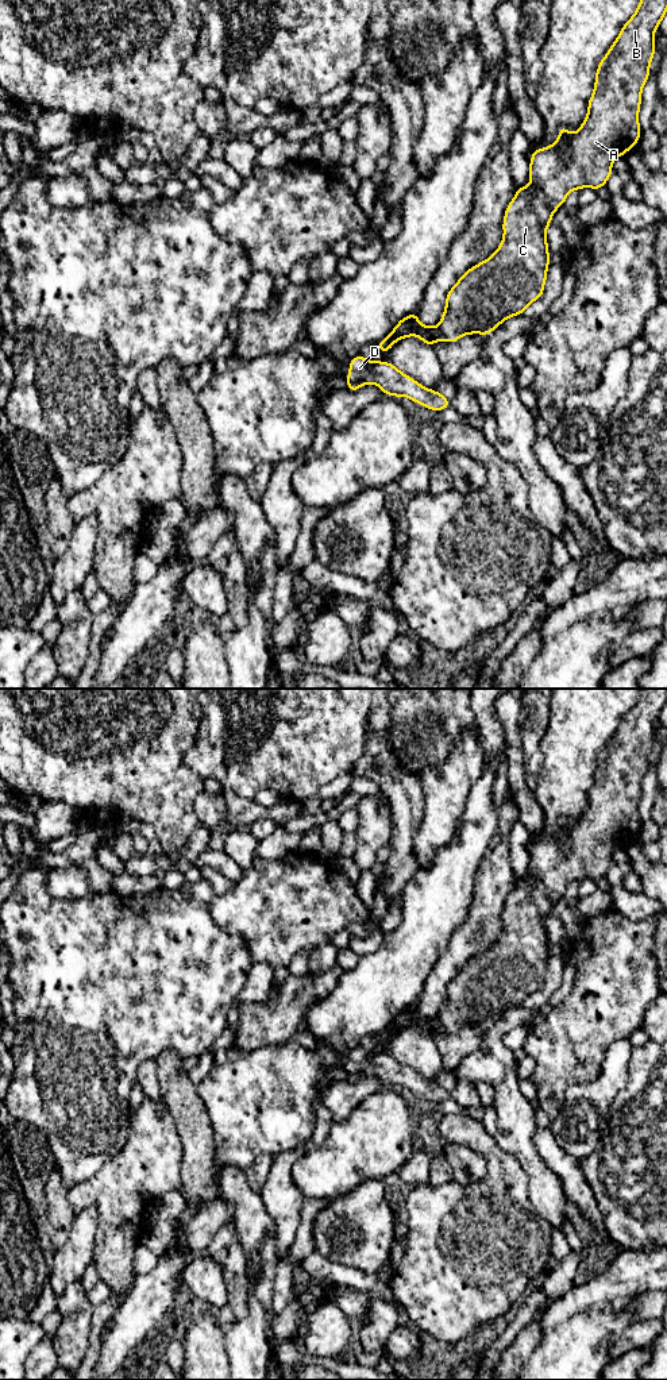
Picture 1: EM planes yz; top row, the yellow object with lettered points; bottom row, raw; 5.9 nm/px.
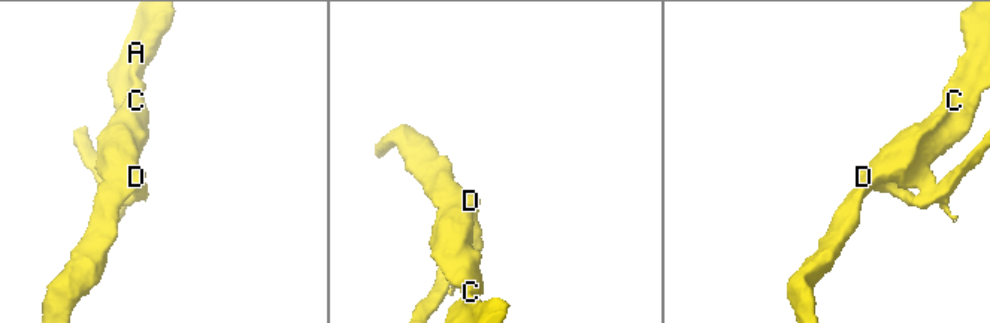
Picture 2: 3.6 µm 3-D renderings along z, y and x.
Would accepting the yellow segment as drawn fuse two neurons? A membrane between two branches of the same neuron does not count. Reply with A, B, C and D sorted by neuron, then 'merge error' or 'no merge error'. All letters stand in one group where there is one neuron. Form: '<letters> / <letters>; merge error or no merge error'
A B C / D; merge error

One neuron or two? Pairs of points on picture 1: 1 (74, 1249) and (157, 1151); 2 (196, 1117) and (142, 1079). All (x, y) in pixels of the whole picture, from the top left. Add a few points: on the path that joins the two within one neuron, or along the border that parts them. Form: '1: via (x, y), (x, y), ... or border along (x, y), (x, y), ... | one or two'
1: border along (88, 1206), (96, 1210), (93, 1255) | two
2: border along (155, 1062), (157, 1083), (162, 1098) | two

